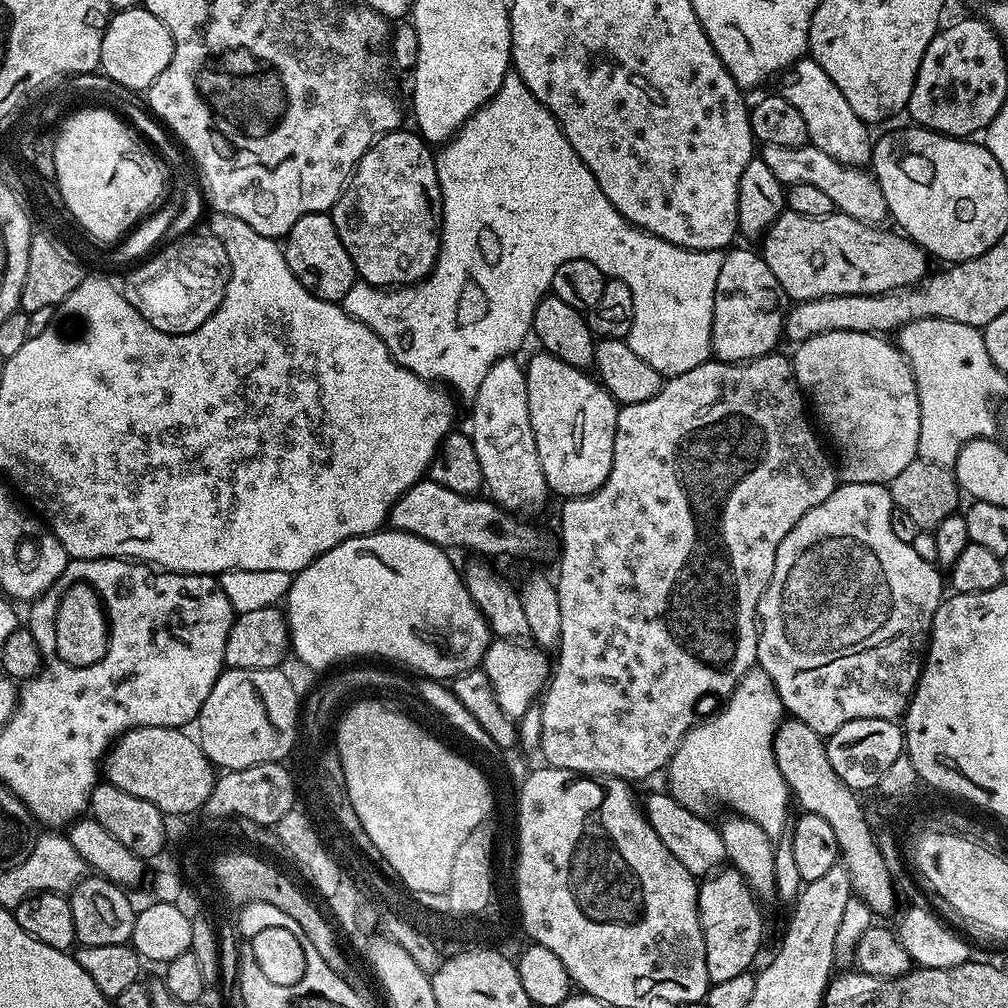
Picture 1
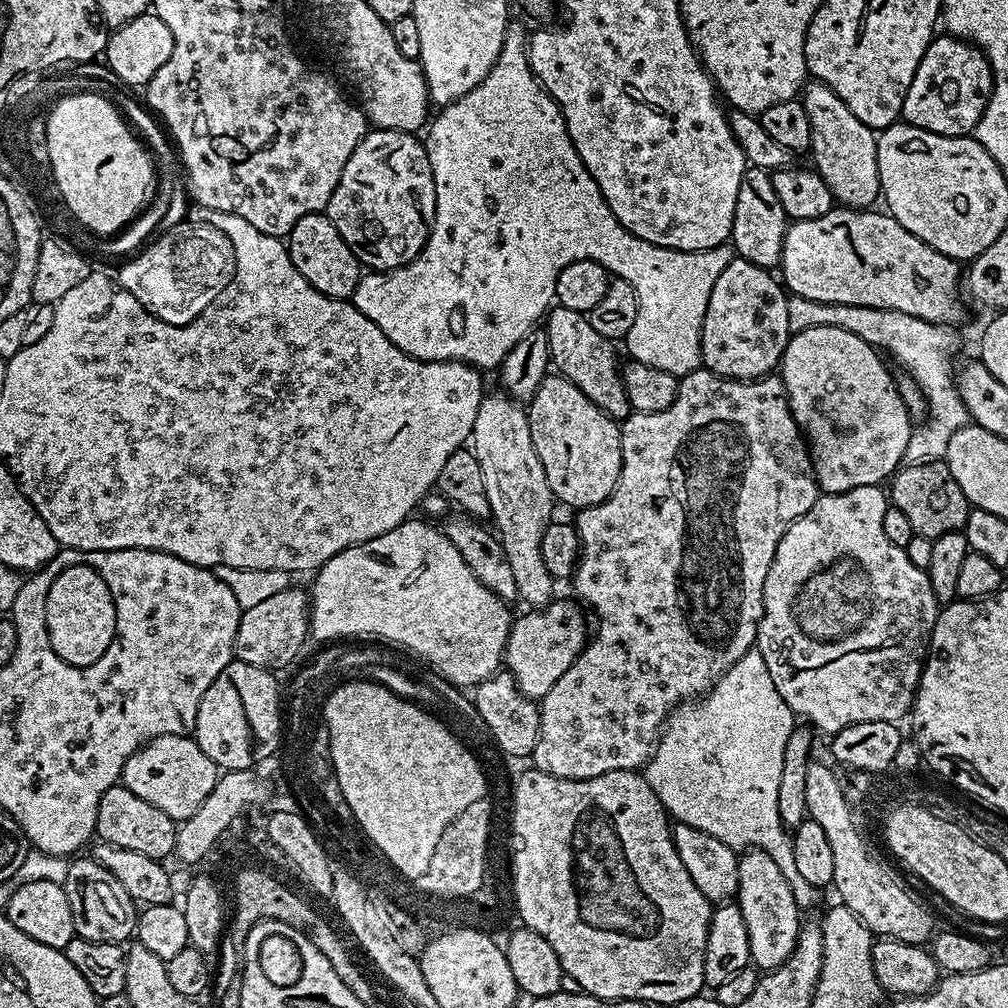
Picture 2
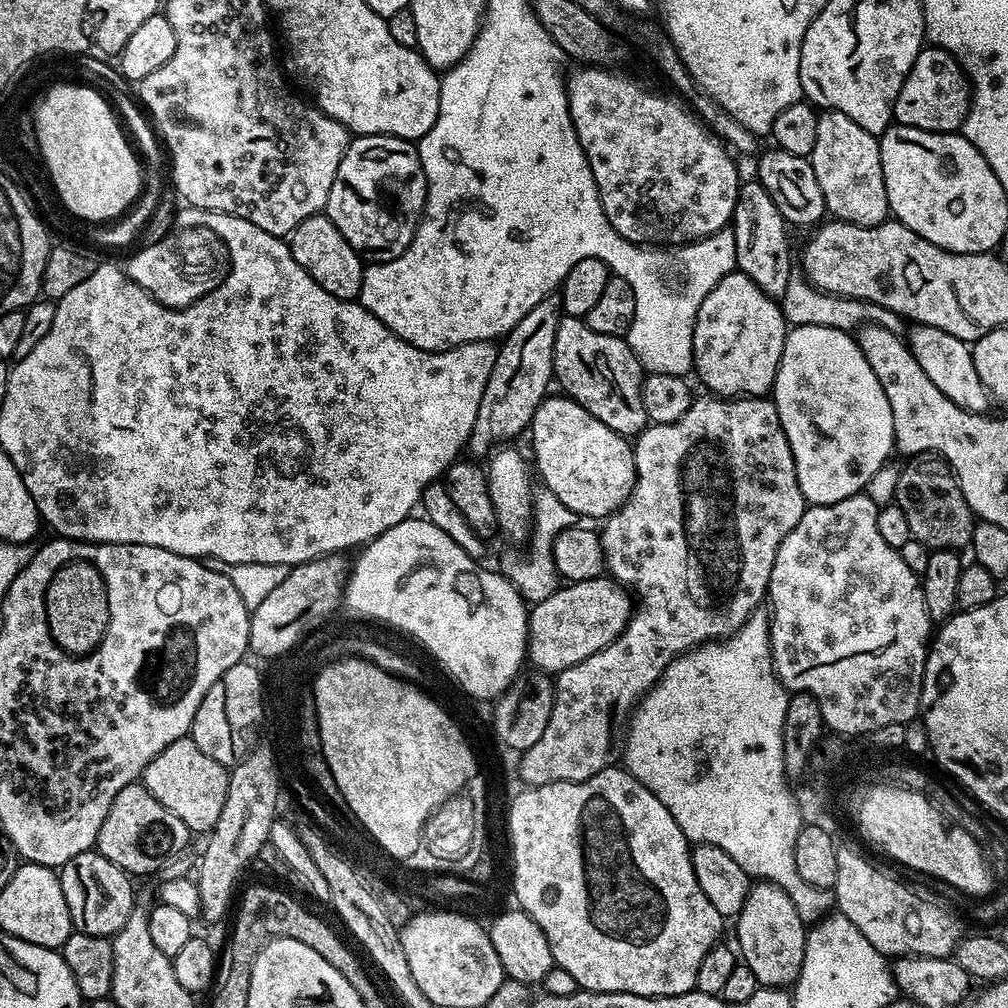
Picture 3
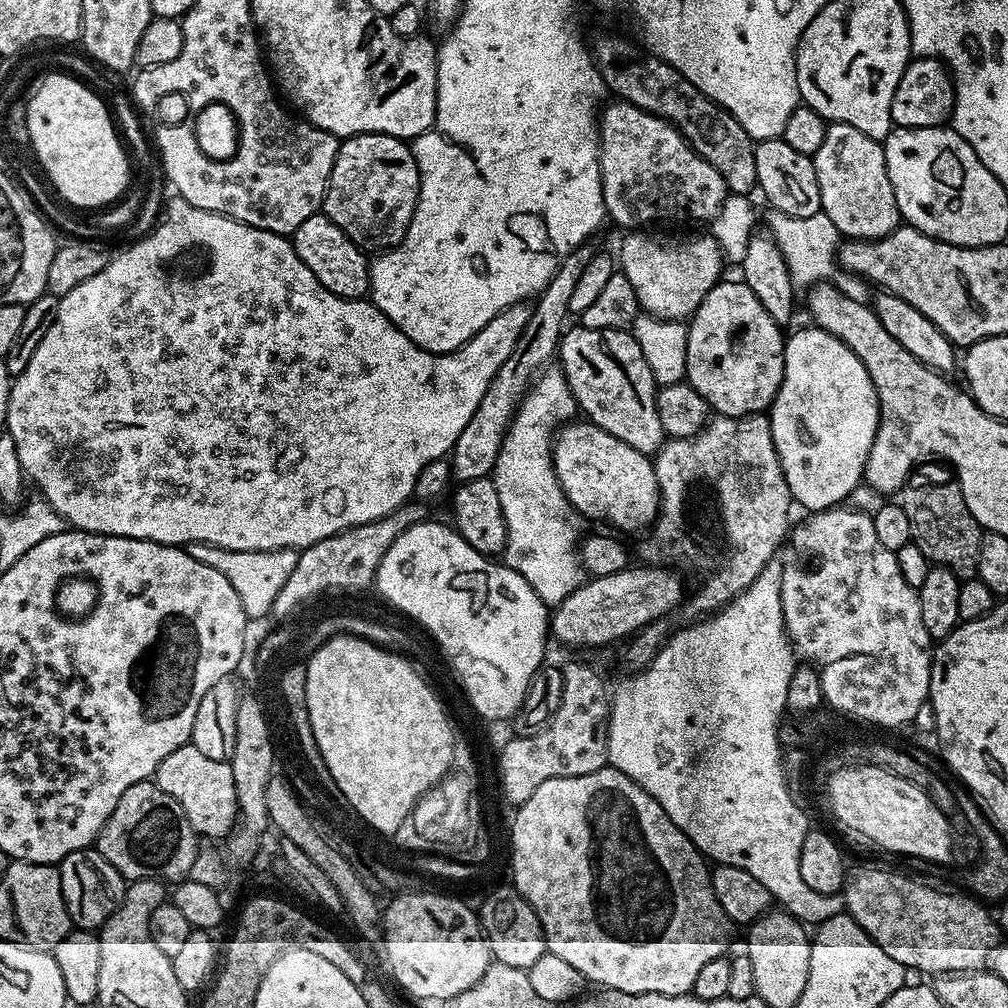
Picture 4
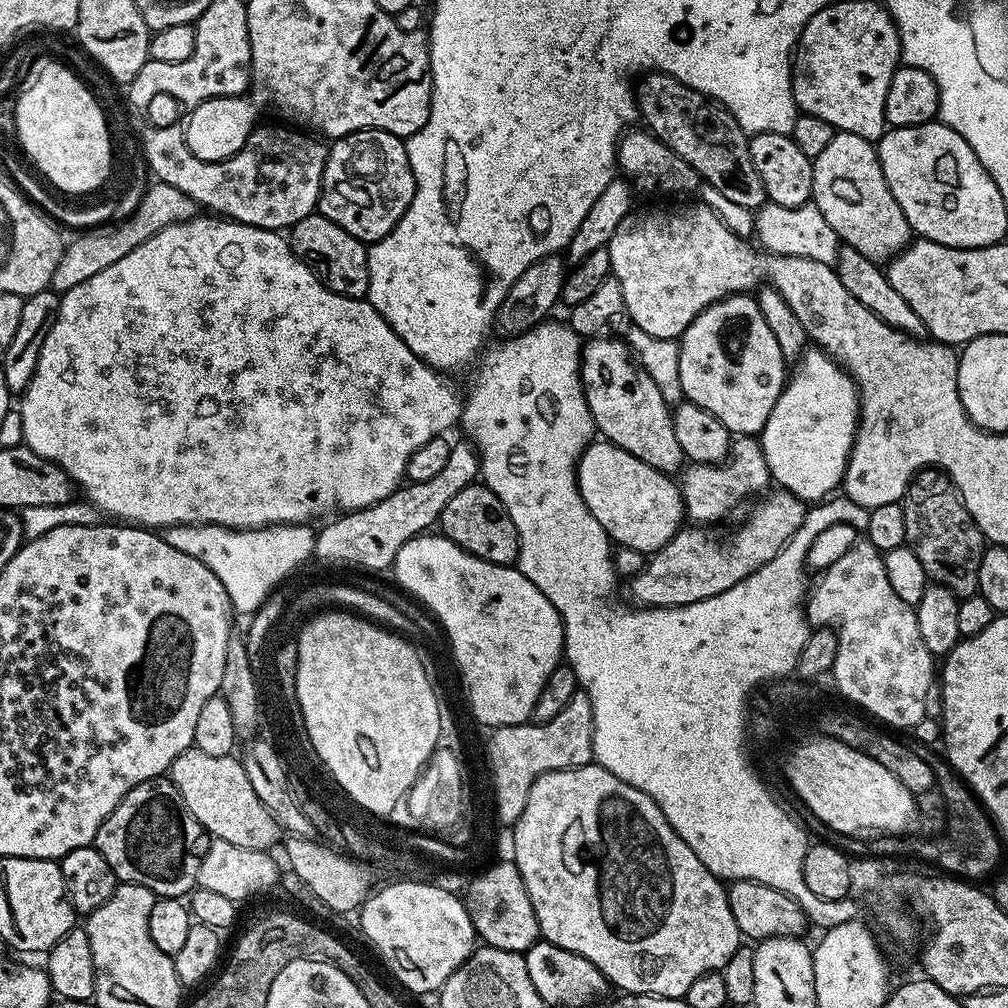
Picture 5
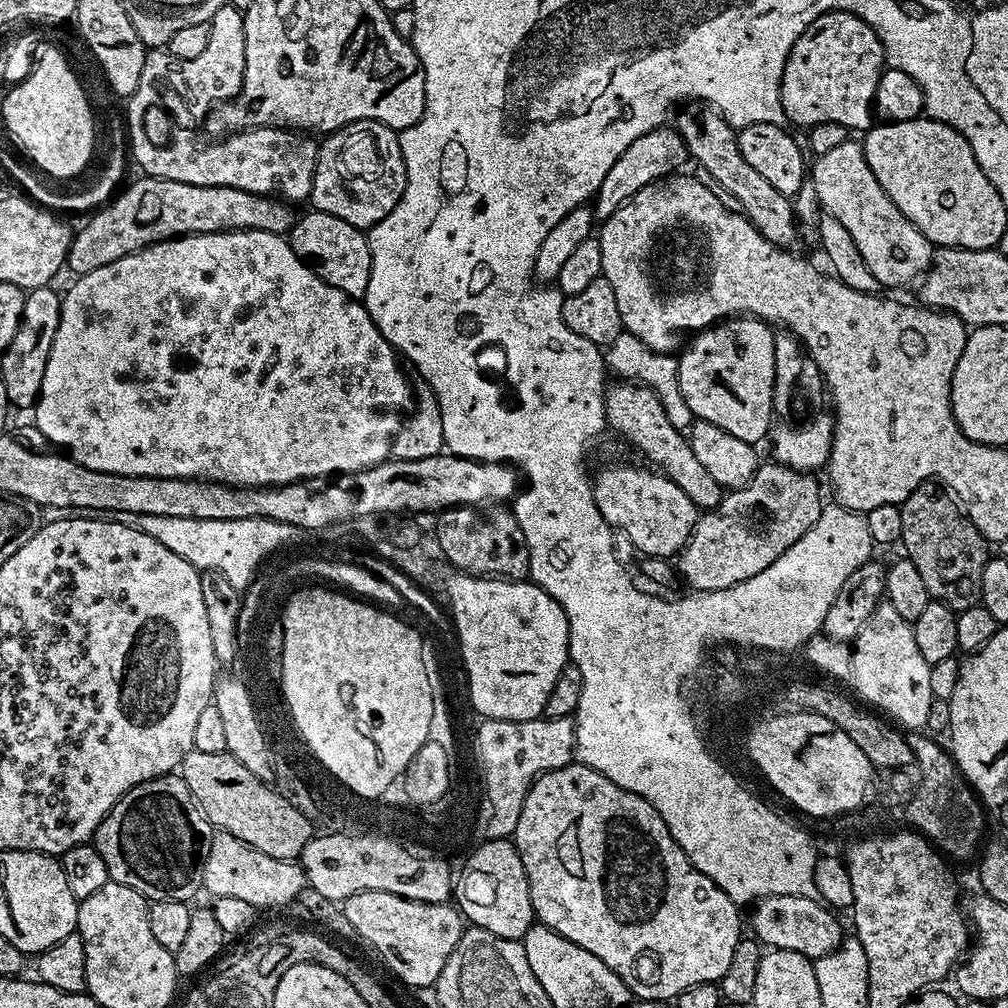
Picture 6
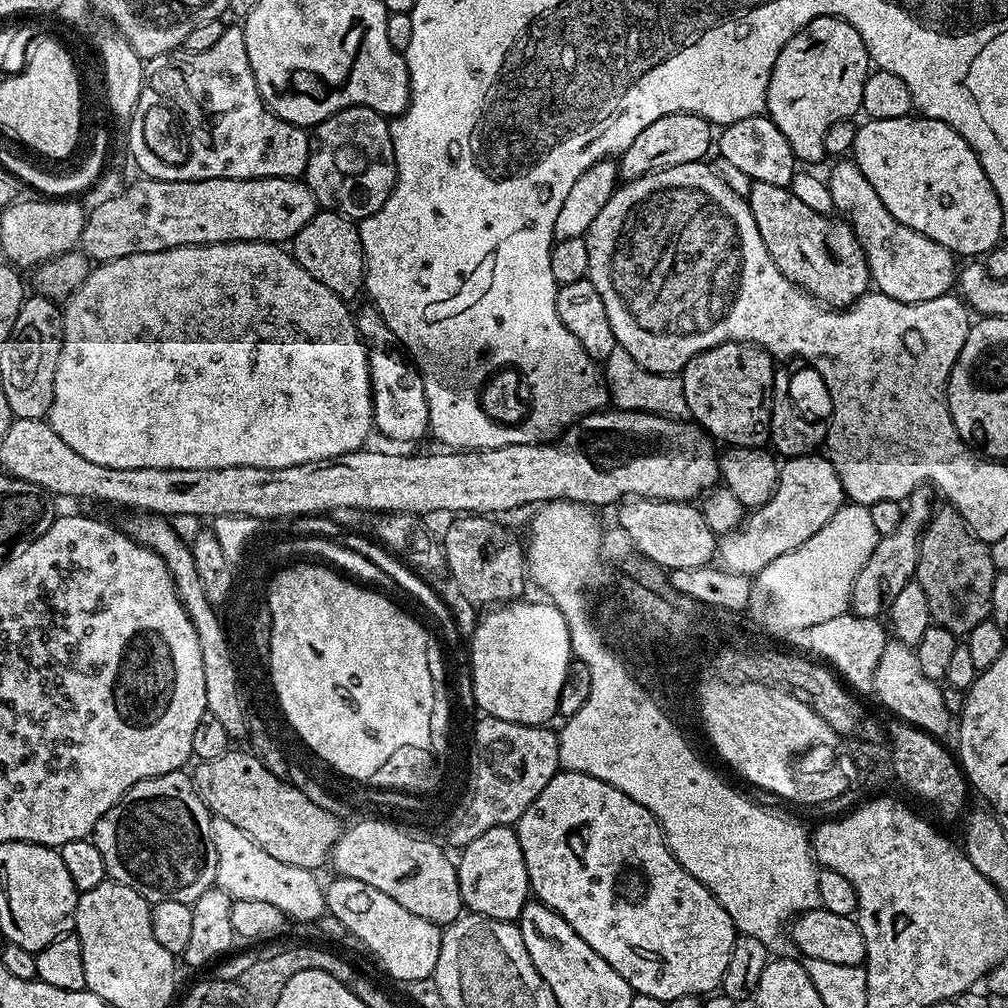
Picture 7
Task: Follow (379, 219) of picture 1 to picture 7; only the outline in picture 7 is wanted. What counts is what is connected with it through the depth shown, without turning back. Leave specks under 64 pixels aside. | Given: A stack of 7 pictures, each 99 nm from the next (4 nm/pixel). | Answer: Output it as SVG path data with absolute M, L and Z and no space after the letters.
M349 106L315 125L303 179L321 209L338 212L353 222L382 210L396 184L396 159L389 121L366 106Z

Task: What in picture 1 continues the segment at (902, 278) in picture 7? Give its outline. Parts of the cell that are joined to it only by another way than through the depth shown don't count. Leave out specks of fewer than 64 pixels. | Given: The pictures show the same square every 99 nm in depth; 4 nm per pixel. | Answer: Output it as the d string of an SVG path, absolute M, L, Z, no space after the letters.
M797 60L779 77L778 83L779 95L784 96L786 102L792 103L802 113L802 118L806 121L808 139L812 145L826 150L830 158L843 164L864 166L871 161L874 136L868 133L869 125L861 116L854 114L854 109L850 107L850 102L846 102L842 90L834 86L830 74L826 74L826 70L822 70L822 66L818 66L816 60Z

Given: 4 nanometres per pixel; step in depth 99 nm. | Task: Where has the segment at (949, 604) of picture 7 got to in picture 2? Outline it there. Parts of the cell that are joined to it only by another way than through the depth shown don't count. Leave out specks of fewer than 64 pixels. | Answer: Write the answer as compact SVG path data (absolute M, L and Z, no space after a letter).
M929 459L912 465L903 465L891 477L891 503L910 522L913 533L925 536L930 541L938 539L942 534L959 532L964 527L970 511L966 494L962 494L962 486L954 482L954 474L950 474L947 463L943 459Z

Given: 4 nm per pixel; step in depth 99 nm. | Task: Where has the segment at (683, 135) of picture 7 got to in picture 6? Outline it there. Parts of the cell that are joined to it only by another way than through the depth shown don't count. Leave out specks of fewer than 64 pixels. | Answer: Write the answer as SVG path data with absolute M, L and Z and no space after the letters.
M661 126L655 128L650 134L642 134L642 138L634 138L630 146L610 166L610 174L602 178L602 186L596 191L594 197L594 216L597 221L603 222L614 214L627 202L638 190L642 190L648 184L655 184L658 180L663 180L669 174L675 173L676 168L683 160L689 159L688 148L684 144L684 139L672 126Z

